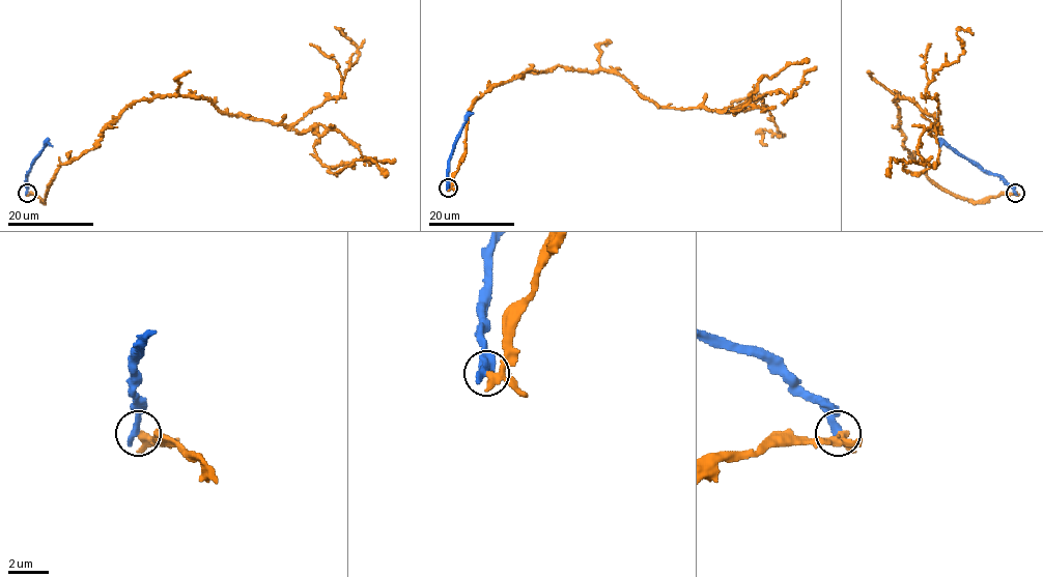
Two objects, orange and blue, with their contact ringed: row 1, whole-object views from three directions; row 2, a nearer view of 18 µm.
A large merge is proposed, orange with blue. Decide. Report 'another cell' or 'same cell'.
another cell

